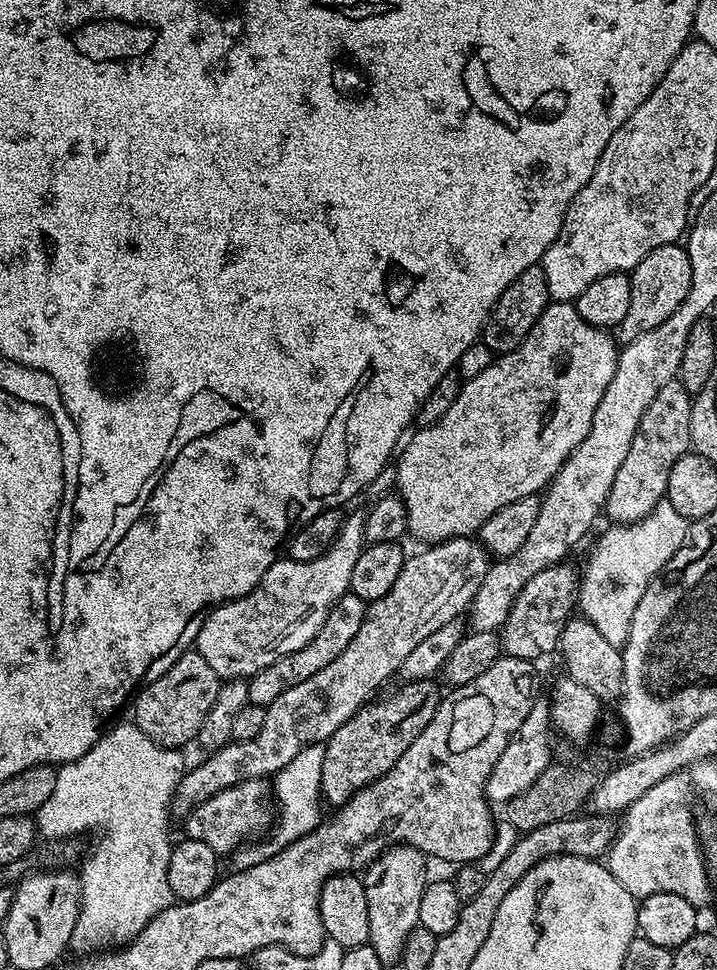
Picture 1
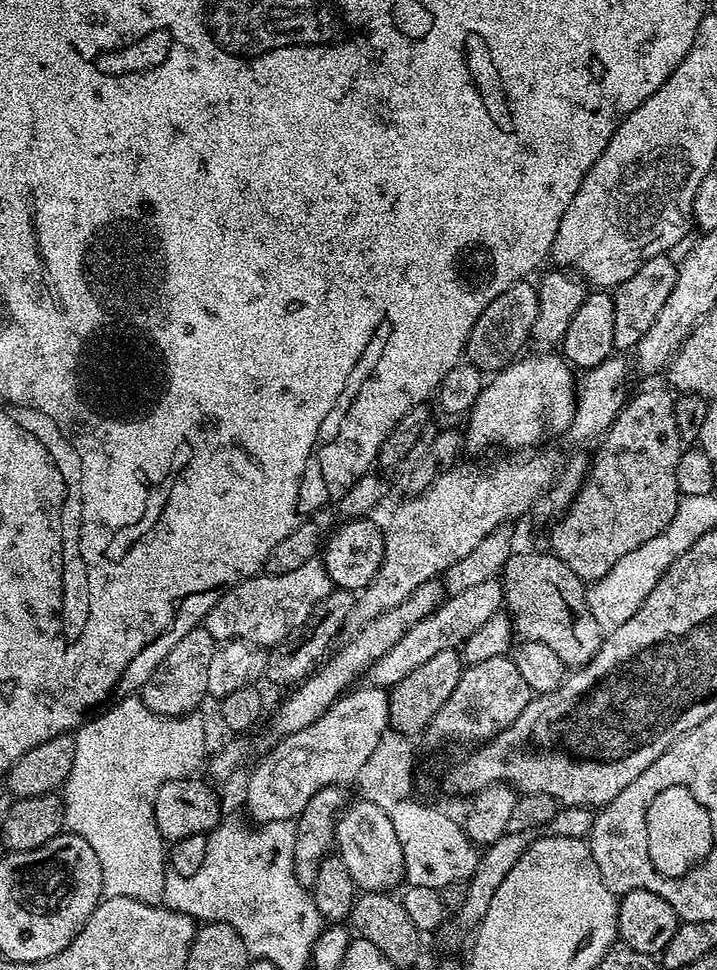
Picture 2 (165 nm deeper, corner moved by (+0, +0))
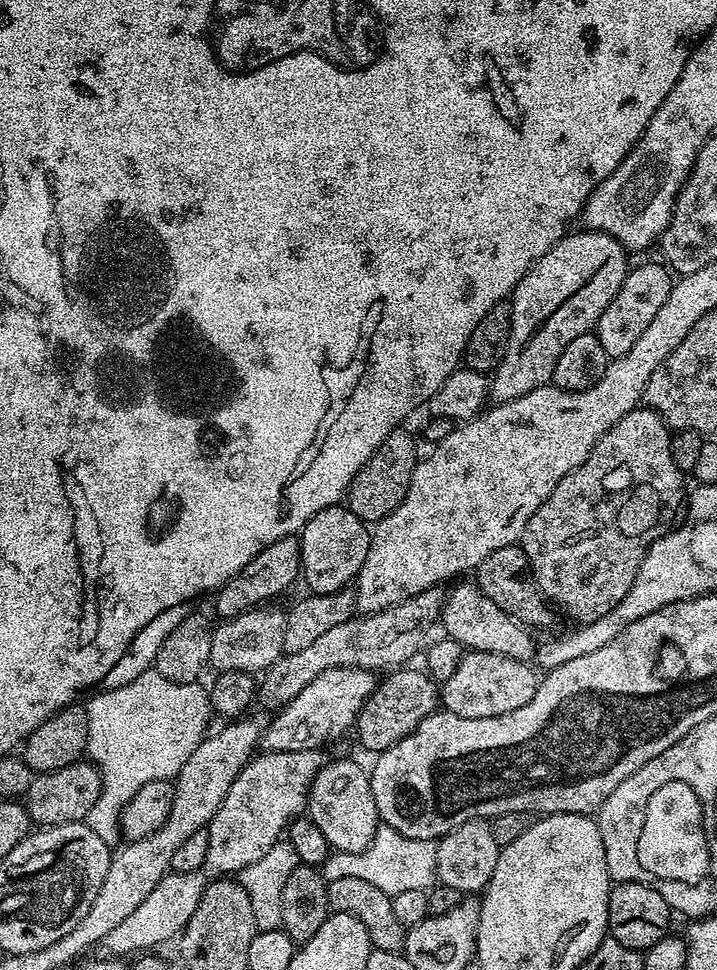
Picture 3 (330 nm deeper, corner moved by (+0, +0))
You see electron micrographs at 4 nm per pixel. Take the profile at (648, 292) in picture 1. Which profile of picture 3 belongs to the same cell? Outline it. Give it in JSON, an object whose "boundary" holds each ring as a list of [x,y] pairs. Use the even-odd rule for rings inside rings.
{"boundary":[[[663,263],[629,267],[622,286],[618,286],[618,294],[610,298],[610,306],[602,310],[594,329],[598,342],[602,342],[602,350],[606,350],[609,360],[622,358],[631,350],[634,342],[638,342],[638,337],[649,328],[650,322],[654,322],[662,302],[670,298],[673,283],[673,273]]]}

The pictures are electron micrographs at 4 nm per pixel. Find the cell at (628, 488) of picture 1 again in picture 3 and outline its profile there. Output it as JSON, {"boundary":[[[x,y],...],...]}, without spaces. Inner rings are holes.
{"boundary":[[[637,406],[634,410],[630,410],[630,414],[623,416],[618,423],[610,426],[610,430],[606,430],[606,434],[602,434],[602,438],[598,438],[598,442],[590,450],[586,462],[582,462],[582,466],[578,466],[573,472],[566,474],[566,478],[562,478],[562,482],[558,482],[558,486],[554,486],[550,498],[546,498],[546,502],[542,502],[542,506],[538,506],[538,510],[534,510],[534,518],[530,518],[530,522],[526,522],[522,547],[528,559],[531,579],[540,589],[544,599],[555,605],[559,611],[561,608],[570,619],[577,620],[575,622],[577,625],[583,626],[598,622],[598,618],[610,614],[610,610],[614,610],[614,606],[618,606],[618,602],[622,602],[622,598],[626,598],[626,590],[630,590],[630,586],[634,586],[634,578],[638,574],[638,566],[642,566],[645,552],[658,538],[662,538],[666,533],[672,531],[677,523],[682,512],[682,505],[686,500],[686,491],[684,492],[685,477],[678,470],[678,466],[674,466],[674,457],[670,454],[672,438],[673,433],[668,425],[652,408]]]}

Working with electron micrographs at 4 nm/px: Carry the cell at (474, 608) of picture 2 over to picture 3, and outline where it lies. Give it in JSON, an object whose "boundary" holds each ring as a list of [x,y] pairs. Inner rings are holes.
{"boundary":[[[331,668],[322,670],[302,694],[283,705],[278,714],[267,723],[259,747],[264,752],[314,751],[323,744],[353,731],[362,706],[370,698],[378,683],[377,673],[365,668]]]}

